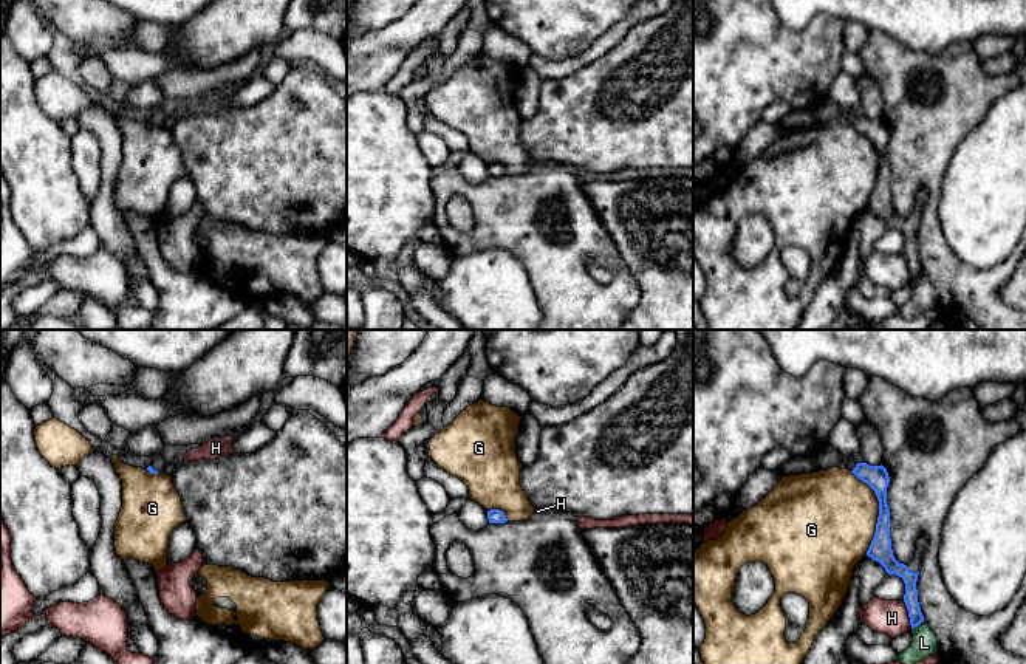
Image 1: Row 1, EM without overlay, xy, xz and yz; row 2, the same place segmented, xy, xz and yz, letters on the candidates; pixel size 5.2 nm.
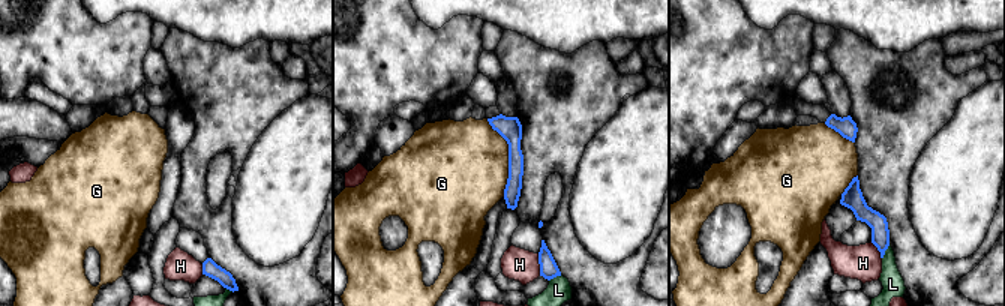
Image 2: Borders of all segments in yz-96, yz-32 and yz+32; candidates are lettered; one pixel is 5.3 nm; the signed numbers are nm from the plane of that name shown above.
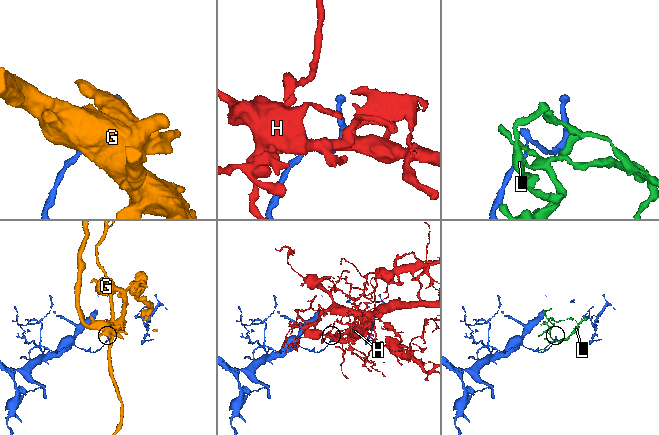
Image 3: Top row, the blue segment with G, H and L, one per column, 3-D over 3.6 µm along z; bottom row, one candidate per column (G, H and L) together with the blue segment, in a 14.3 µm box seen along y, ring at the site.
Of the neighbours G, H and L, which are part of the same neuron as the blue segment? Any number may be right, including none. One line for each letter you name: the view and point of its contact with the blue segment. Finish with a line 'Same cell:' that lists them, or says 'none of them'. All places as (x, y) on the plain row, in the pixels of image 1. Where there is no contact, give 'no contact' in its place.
Same cell: none of them

